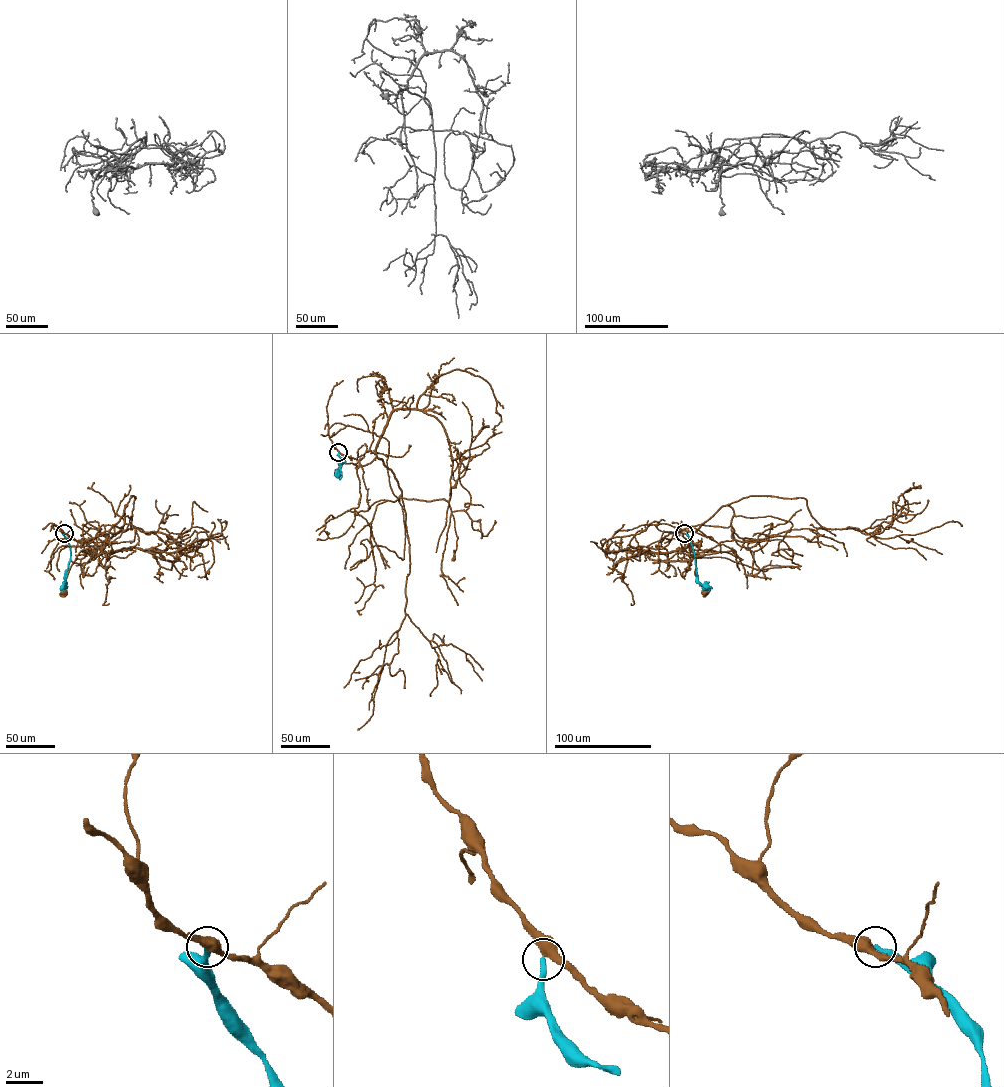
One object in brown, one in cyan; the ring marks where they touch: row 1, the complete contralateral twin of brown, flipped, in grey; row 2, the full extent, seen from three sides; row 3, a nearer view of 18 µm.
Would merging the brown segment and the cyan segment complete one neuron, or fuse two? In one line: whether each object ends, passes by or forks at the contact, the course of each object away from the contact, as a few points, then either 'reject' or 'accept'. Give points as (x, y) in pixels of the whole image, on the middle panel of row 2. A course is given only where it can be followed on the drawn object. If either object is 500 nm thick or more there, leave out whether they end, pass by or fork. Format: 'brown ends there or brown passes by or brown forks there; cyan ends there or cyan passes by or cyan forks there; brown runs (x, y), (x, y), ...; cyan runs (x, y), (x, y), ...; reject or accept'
brown runs (338, 452), (364, 465), (342, 462), (338, 471); cyan runs (338, 452), (345, 461), (339, 464), (337, 474); reject

